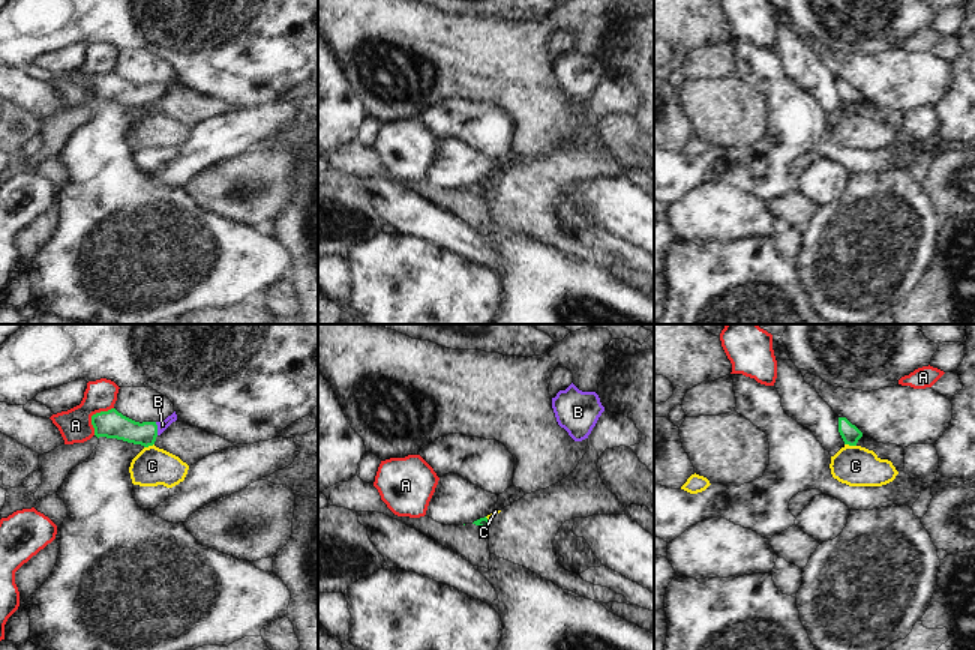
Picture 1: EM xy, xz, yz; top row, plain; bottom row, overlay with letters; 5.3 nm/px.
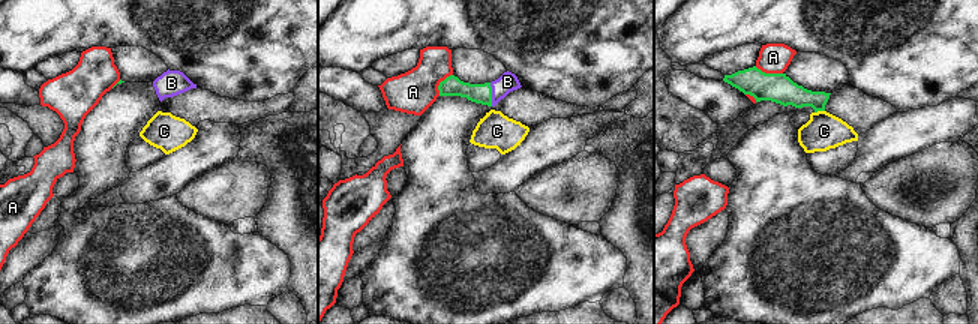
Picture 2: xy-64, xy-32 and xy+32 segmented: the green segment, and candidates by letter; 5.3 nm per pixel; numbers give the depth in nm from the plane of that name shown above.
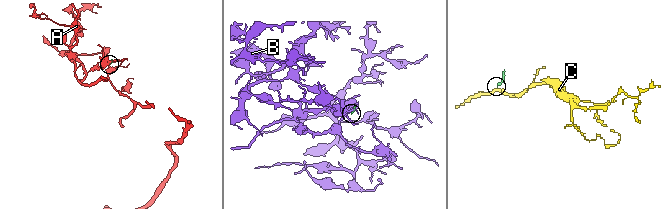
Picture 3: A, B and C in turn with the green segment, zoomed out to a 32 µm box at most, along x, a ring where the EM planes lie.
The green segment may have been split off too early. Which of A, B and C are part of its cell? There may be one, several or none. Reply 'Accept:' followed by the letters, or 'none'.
Accept: B

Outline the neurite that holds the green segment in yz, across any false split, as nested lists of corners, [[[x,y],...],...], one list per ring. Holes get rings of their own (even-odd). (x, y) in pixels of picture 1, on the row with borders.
[[[838,417],[838,432],[844,444],[856,446],[858,440],[862,437],[862,432],[852,425],[846,417]]]

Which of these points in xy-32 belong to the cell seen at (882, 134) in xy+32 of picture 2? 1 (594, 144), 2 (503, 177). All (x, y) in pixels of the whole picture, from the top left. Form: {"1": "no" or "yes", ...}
{"1": "no", "2": "yes"}

